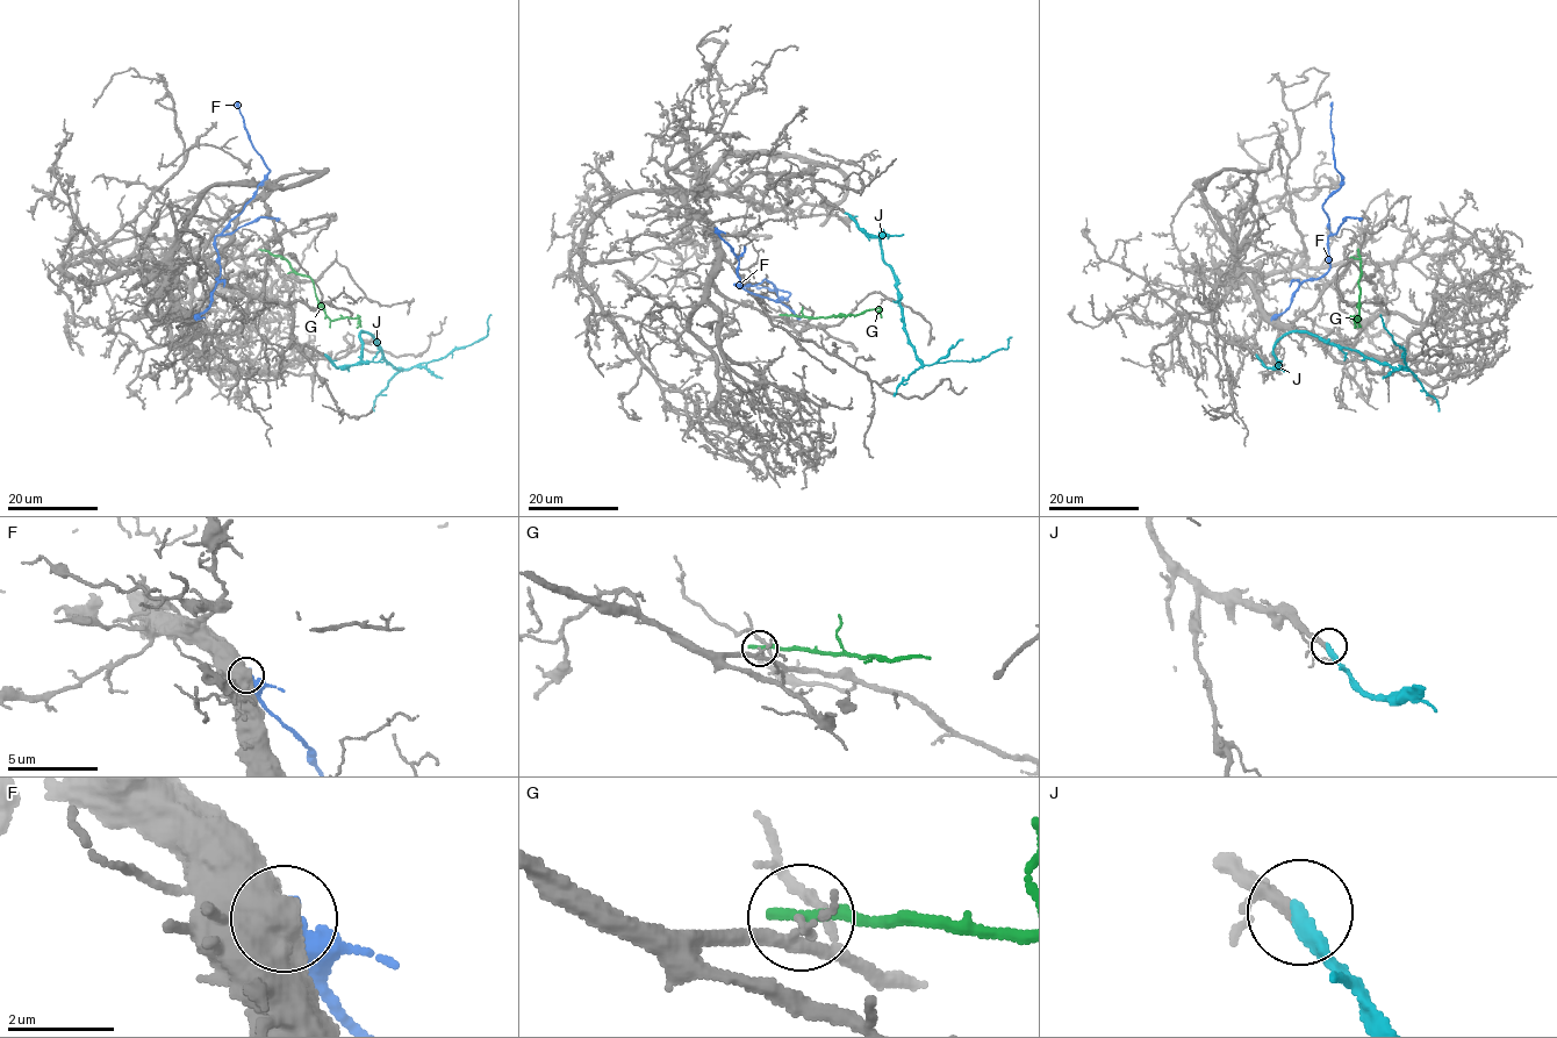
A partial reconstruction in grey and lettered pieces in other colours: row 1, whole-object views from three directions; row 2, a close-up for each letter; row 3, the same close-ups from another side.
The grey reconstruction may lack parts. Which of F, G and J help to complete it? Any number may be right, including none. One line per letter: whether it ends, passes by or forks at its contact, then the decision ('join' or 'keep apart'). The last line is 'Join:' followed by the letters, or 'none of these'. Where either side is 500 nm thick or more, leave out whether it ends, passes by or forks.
F: keep apart
G: it ends; keep apart
J: it ends; join
Join: J

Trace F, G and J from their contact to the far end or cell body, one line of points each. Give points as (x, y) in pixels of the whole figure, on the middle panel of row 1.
F: (715, 229), (739, 260), (740, 286), (736, 285), (755, 285), (765, 278), (777, 296), (789, 294), (755, 287)
G: (782, 315), (817, 317), (880, 309), (876, 312)
J: (846, 213), (869, 235), (882, 230), (882, 260), (896, 279), (908, 343), (924, 364), (981, 359), (1011, 337)

